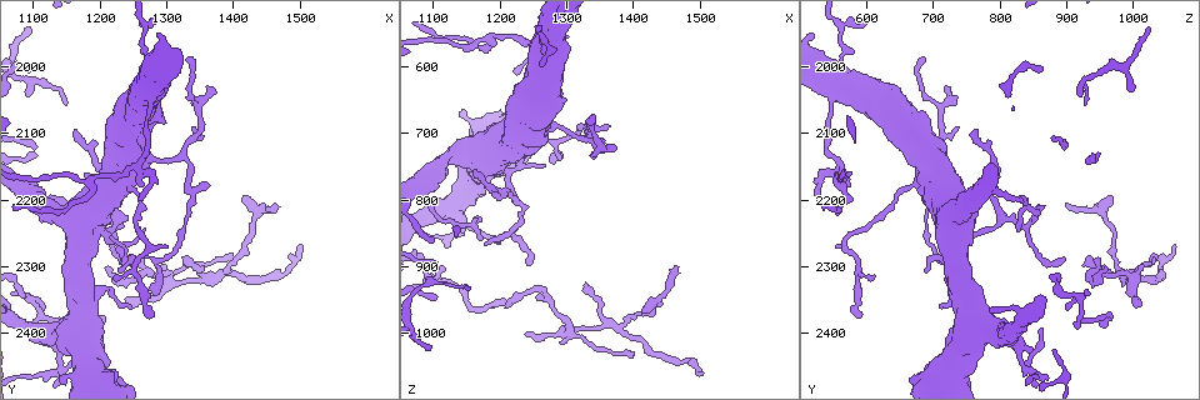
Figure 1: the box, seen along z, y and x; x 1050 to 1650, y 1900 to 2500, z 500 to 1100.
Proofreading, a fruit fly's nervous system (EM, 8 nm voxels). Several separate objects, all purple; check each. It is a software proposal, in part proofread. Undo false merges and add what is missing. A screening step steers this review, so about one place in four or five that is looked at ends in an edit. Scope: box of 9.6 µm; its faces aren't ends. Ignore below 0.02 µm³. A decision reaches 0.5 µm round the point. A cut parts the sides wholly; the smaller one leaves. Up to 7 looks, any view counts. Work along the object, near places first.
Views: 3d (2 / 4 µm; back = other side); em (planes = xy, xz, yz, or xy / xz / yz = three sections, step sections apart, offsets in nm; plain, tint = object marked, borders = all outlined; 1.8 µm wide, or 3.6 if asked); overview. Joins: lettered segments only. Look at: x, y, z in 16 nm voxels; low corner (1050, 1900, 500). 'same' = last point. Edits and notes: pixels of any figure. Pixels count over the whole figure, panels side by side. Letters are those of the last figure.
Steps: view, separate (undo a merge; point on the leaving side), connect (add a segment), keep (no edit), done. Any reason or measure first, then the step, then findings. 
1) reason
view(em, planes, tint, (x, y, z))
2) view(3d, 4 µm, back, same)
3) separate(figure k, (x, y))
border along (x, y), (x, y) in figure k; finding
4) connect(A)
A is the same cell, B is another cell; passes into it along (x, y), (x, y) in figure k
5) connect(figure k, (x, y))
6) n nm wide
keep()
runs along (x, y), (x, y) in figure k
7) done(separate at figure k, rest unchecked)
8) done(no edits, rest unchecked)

sudden change in width
view(em, 3.6 µm, planes, plain, (1280, 2045, 545))

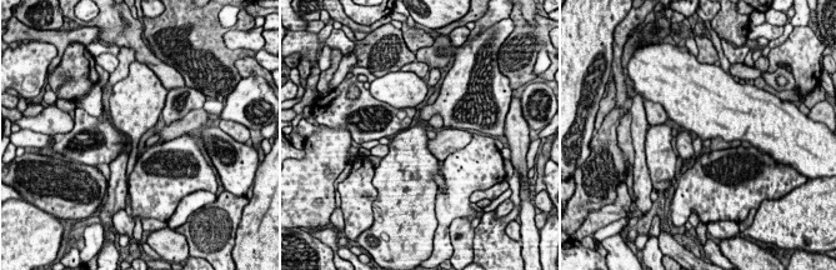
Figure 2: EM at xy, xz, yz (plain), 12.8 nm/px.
see the neighbours
view(em, 3.6 µm, planes, borders, same)

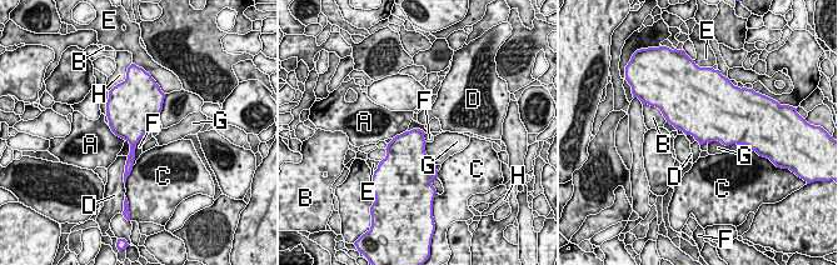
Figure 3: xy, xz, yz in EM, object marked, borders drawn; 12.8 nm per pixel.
360 nm wide
keep()
A, B, C, D, E, F, G and H are other cells; border along (151, 129), (136, 144), (133, 164) in figure 3; all the same cell

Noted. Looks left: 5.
sharp bend
view(em, planes, borders, (1195, 2235, 745))

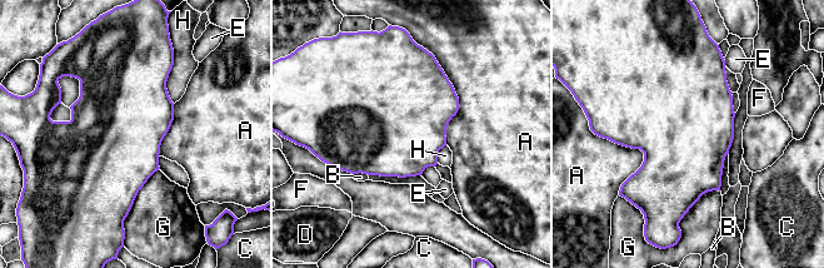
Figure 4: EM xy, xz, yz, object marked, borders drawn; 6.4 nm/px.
650 nm wide
keep()
A, B, C, D, E, F, G and H are other cells; continuous, no second cell

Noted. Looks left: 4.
abrupt turn
view(em, planes, borders, (1385, 2310, 985))

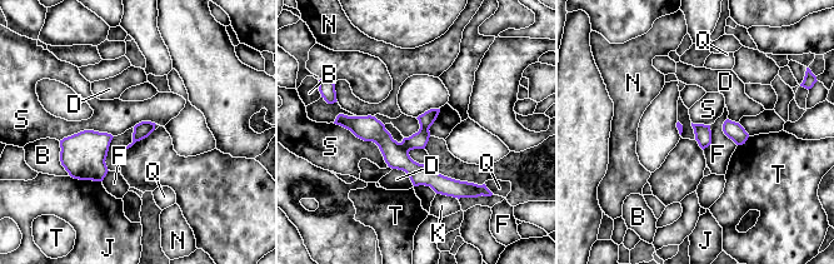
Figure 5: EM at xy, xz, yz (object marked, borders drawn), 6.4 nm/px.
separate(figure 5, (418, 140))
B, D, F, J, K, N, Q, S and T are other cells; the part that leaves runs along (435, 111), (424, 130), (405, 145) in figure 5; a second cell is stuck on

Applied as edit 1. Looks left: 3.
done(separate at figure 5, rest unchecked)

